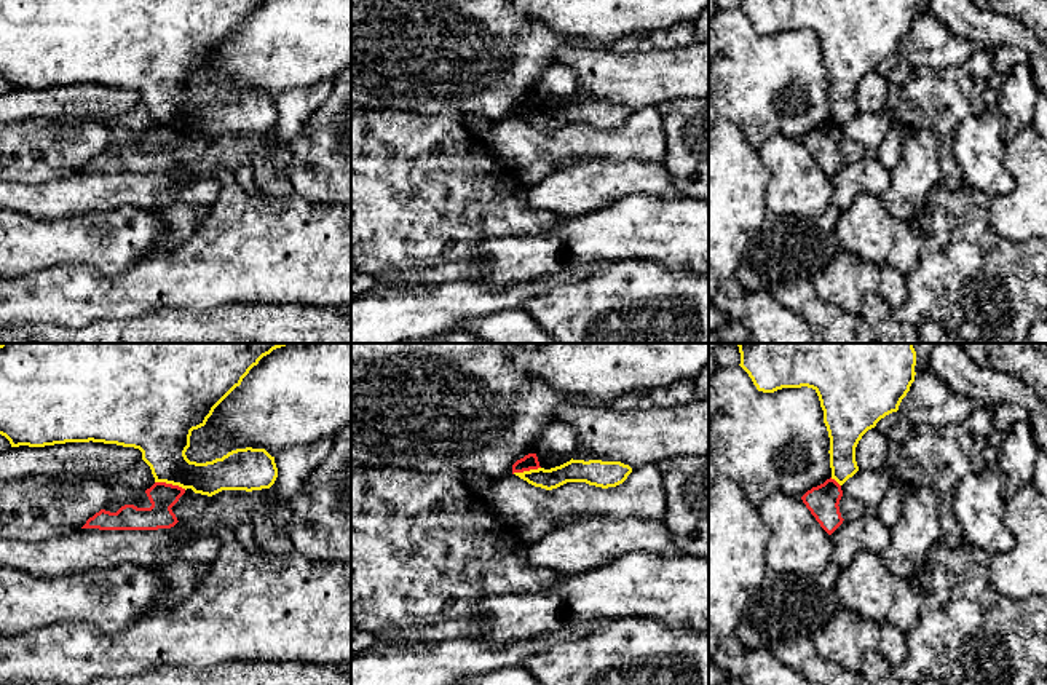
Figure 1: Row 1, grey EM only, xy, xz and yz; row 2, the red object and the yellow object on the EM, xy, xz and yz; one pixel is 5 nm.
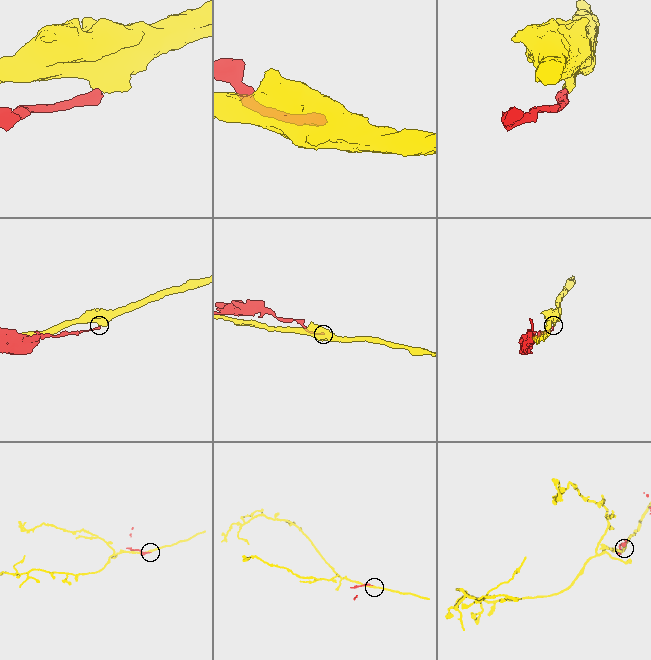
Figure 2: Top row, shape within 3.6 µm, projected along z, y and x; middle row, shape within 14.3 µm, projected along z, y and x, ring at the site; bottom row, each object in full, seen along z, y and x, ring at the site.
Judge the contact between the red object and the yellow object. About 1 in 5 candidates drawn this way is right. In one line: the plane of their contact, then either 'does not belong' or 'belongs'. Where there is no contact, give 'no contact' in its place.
meets red in xy; does not belong

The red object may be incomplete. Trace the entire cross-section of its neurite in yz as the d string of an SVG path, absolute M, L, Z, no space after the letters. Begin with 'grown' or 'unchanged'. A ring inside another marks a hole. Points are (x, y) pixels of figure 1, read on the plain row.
unchanged; M835 121L808 133L801 142L820 169L832 177L841 166L840 142L843 139L841 128Z

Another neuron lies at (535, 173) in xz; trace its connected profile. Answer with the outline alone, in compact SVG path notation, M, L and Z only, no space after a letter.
M539 161L516 171L524 182L535 185L547 177L557 166L559 164Z

